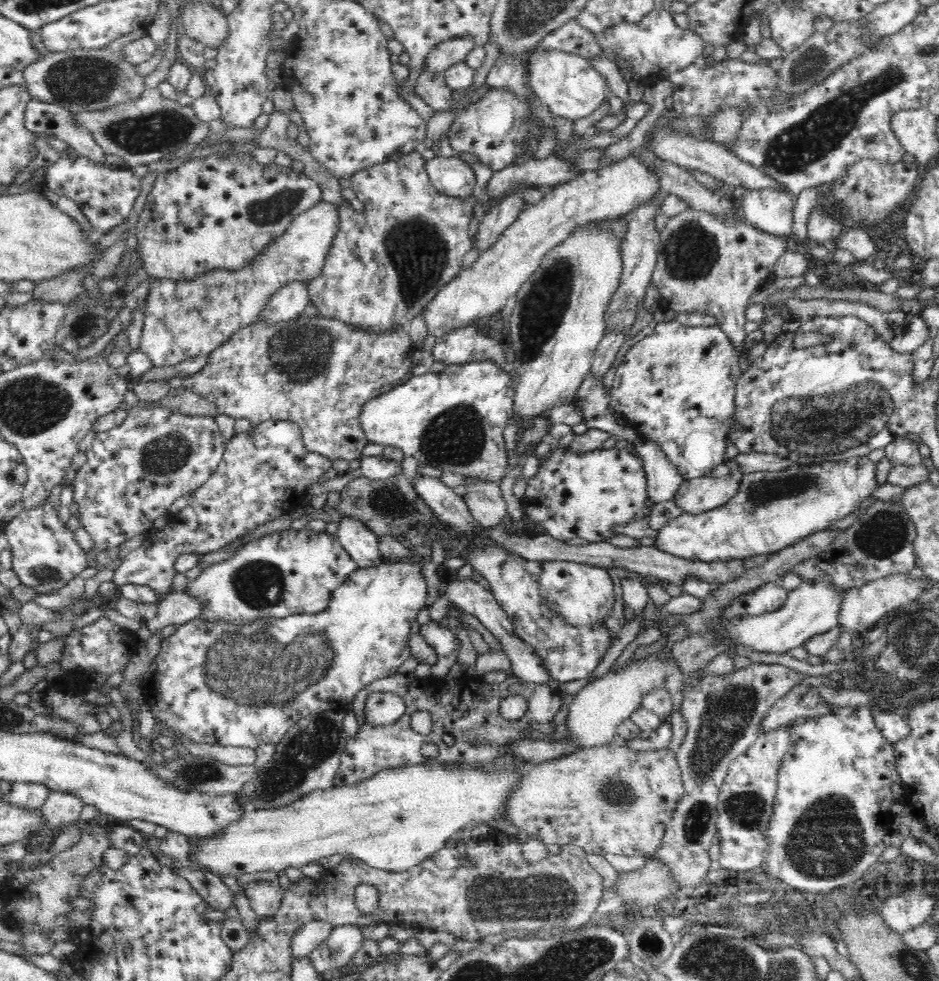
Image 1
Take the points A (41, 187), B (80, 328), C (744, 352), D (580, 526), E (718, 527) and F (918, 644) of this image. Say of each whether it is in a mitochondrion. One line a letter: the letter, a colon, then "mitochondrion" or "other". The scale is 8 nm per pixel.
A: other
B: other
C: other
D: other
E: other
F: mitochondrion

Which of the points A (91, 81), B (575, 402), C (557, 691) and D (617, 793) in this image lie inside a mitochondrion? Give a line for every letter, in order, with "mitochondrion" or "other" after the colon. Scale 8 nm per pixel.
A: mitochondrion
B: other
C: other
D: mitochondrion

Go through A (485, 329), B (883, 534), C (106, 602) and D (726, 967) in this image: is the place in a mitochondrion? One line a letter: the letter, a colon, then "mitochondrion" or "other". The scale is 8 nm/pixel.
A: other
B: mitochondrion
C: other
D: mitochondrion

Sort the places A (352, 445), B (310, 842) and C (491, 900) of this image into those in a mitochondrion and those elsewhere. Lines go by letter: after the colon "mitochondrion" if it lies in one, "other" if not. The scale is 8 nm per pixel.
A: other
B: other
C: mitochondrion

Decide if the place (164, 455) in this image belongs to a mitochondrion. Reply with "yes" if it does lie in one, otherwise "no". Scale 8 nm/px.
yes

